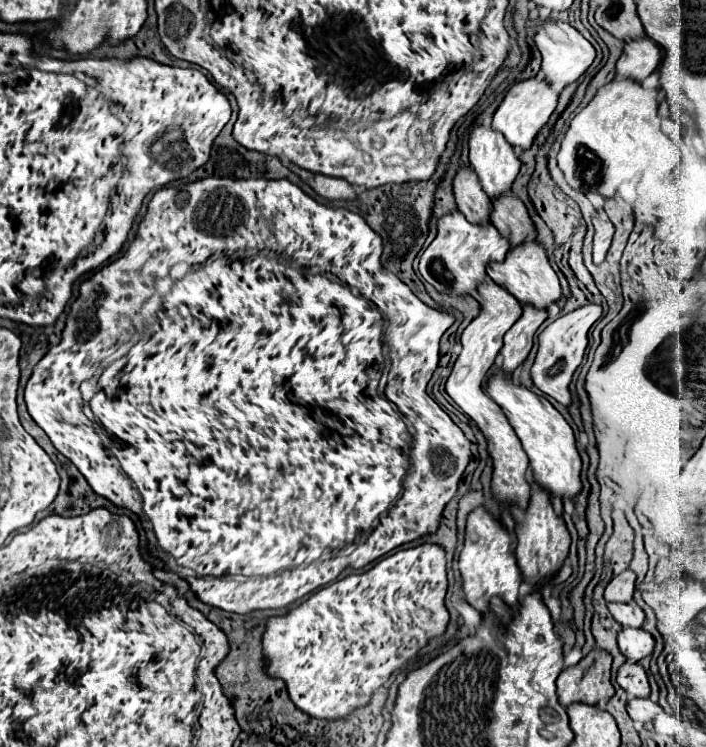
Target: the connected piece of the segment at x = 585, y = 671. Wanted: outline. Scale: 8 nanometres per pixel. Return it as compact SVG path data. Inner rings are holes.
M593 649L575 667L561 671L561 675L557 677L557 697L563 707L569 707L573 703L597 705L603 699L609 701L613 695L615 695L615 689L611 685L611 655L601 649Z

